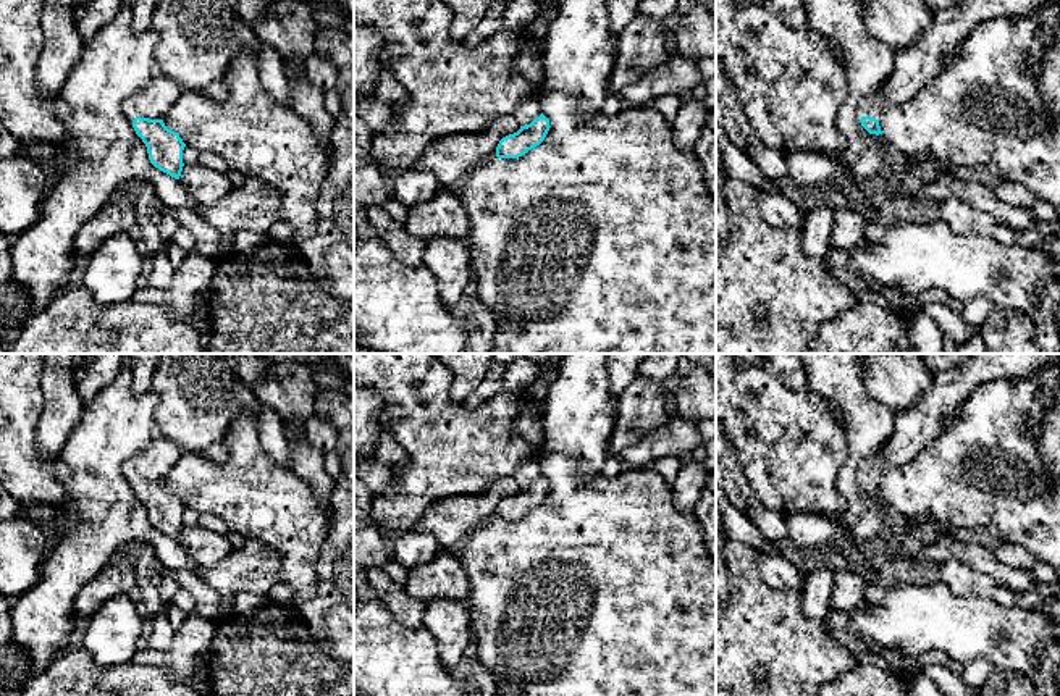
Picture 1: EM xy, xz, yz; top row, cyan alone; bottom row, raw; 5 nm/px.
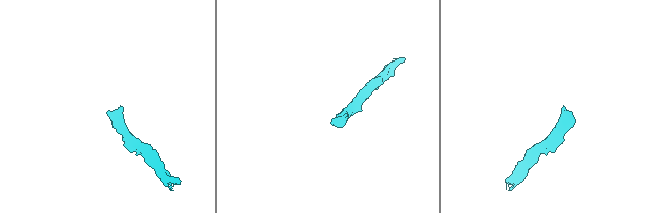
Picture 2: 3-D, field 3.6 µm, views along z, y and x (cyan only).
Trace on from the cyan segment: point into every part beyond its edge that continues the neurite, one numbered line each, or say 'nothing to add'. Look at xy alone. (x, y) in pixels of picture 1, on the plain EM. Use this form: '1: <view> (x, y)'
1: xy (160, 456)

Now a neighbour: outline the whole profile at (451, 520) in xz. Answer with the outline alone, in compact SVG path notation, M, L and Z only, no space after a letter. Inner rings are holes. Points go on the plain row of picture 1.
M512 476L494 480L485 491L431 502L412 530L431 533L443 549L457 549L472 531L496 518L499 502L520 491Z

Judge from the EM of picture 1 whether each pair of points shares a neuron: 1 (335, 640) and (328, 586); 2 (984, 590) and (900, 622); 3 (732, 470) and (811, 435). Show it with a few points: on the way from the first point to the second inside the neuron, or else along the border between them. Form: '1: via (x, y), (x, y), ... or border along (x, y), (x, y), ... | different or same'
1: via (335, 627), (335, 599) | same
2: border along (938, 580), (955, 595), (980, 596), (1002, 606) | different
3: border along (732, 444), (755, 496) | different

